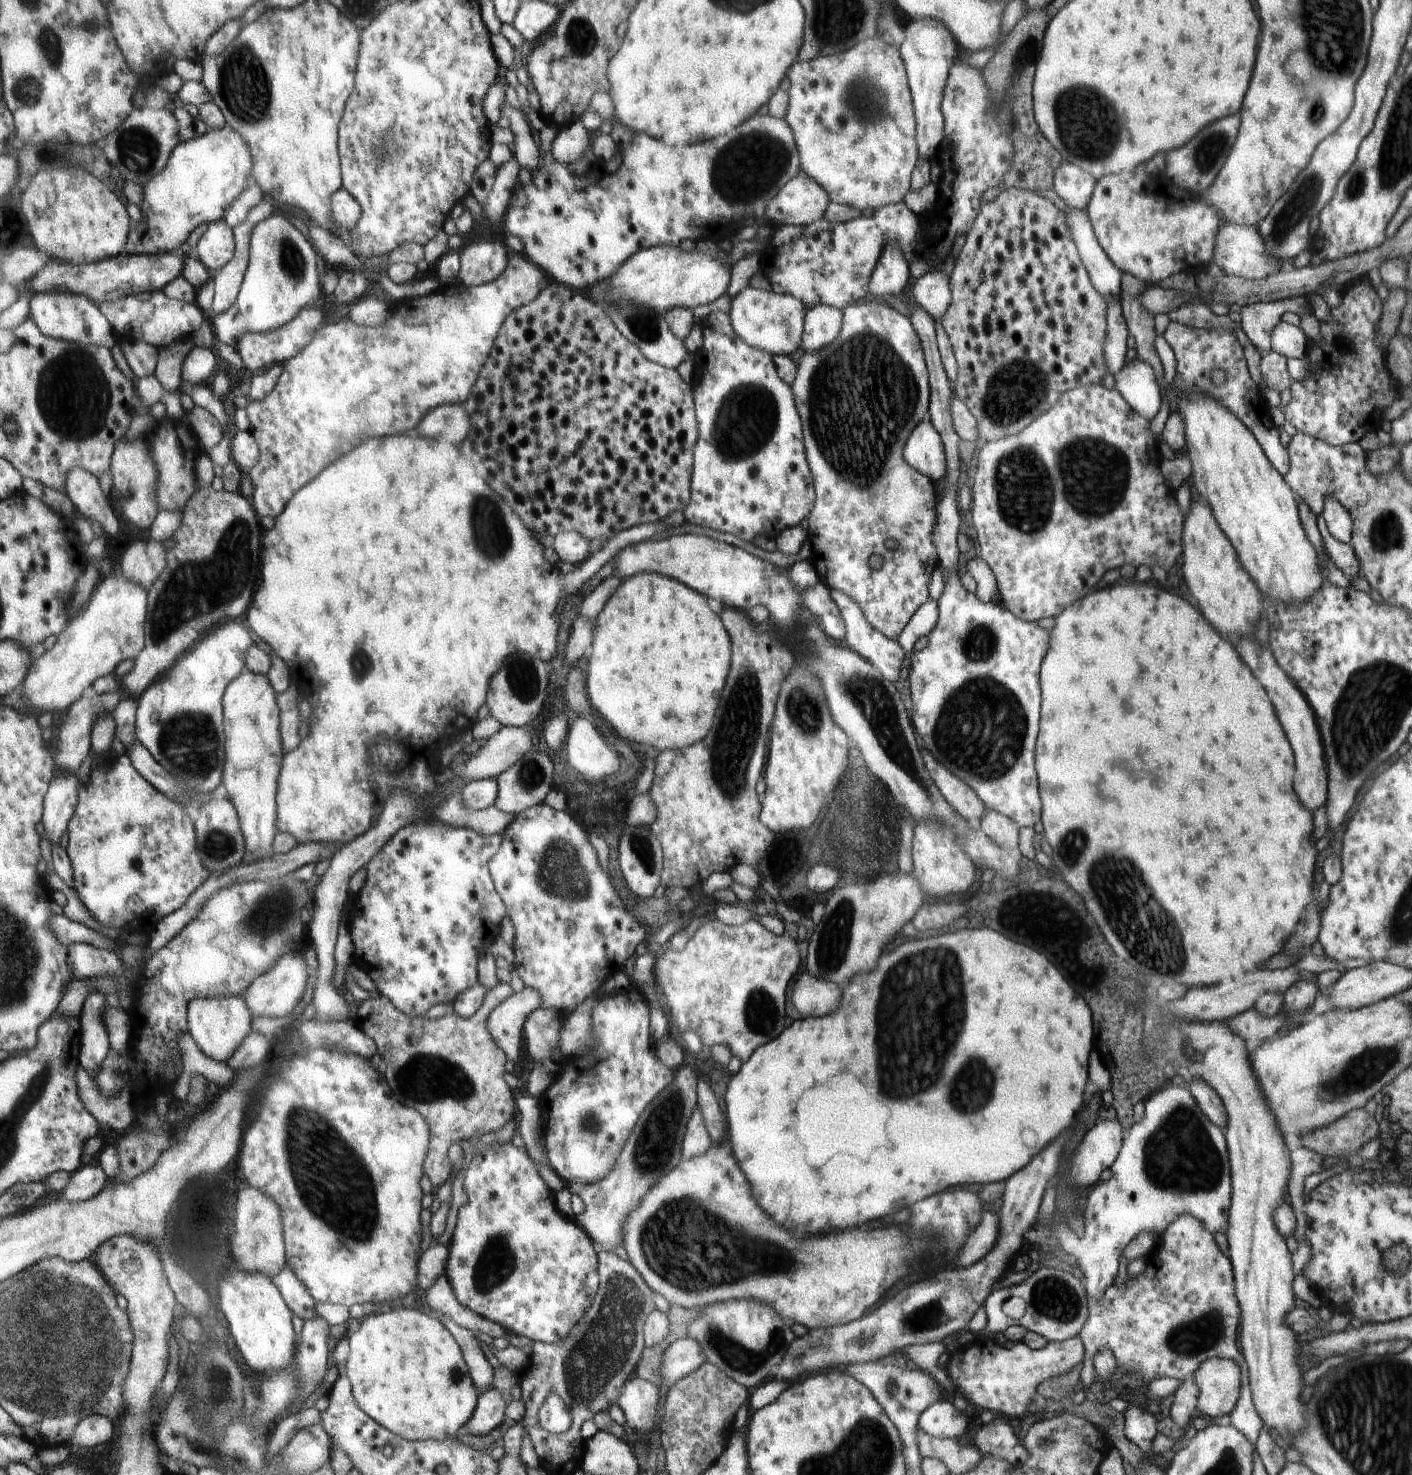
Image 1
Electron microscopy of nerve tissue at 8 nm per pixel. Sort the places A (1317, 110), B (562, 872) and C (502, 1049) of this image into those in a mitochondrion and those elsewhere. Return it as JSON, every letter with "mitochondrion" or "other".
{"A":"mitochondrion","B":"mitochondrion","C":"other"}

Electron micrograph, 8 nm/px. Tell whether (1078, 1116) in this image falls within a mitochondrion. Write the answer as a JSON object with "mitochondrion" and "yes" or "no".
{"mitochondrion":"no"}

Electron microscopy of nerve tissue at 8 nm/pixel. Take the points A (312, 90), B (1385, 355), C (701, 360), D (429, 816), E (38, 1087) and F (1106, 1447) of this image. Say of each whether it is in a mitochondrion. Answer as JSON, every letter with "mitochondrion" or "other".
{"A":"other","B":"other","C":"other","D":"other","E":"mitochondrion","F":"other"}

